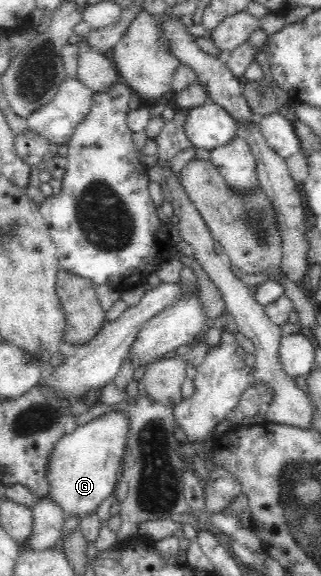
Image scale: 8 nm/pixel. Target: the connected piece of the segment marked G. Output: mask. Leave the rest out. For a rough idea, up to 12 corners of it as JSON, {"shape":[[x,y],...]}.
{"shape":[[108,411],[61,437],[48,496],[84,517],[113,493],[129,432]]}

